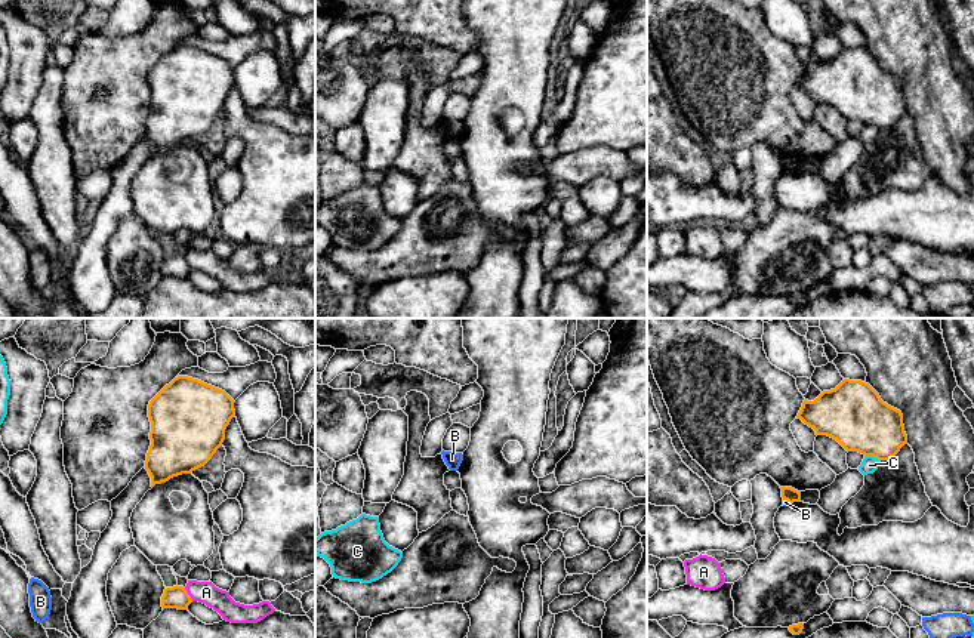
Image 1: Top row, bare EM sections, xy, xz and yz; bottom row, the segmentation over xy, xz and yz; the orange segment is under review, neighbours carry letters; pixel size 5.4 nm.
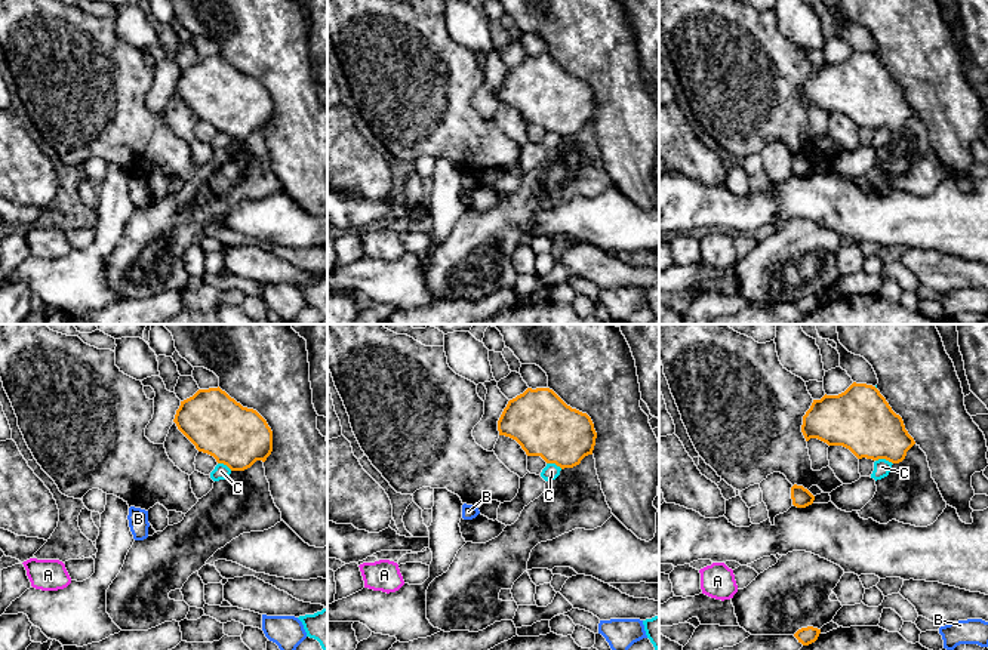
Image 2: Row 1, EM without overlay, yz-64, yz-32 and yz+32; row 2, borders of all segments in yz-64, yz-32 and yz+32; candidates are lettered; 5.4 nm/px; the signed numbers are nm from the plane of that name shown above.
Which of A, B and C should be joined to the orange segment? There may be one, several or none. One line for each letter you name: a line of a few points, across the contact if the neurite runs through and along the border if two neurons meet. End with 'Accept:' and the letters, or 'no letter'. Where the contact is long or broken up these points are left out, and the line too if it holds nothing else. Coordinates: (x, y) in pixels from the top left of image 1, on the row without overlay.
Accept: no letter

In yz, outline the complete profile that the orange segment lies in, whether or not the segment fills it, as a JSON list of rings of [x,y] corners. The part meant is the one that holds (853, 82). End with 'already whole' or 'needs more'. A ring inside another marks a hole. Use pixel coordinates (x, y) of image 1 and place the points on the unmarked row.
[[[844,47],[814,70],[804,68],[796,84],[816,99],[836,108],[847,120],[894,126],[907,113],[903,83],[888,74],[866,50]]]; already whole

